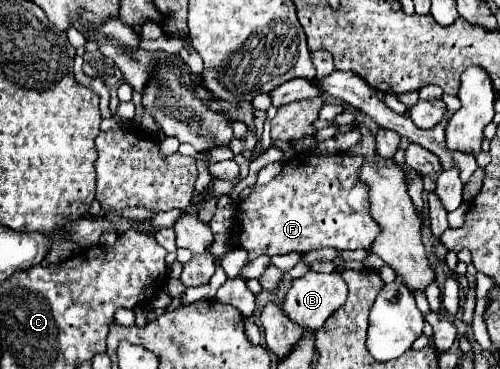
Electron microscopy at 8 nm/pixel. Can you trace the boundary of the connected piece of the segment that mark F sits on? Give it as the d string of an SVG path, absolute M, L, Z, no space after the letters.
M346 153L336 155L300 155L284 163L282 173L276 175L268 185L256 185L252 193L236 203L234 213L234 233L238 235L238 247L248 251L248 261L260 255L284 255L290 251L308 253L314 249L330 247L330 249L366 249L374 243L380 229L376 229L376 221L370 217L368 207L368 187L358 179L358 171L362 167L362 157L350 157Z

